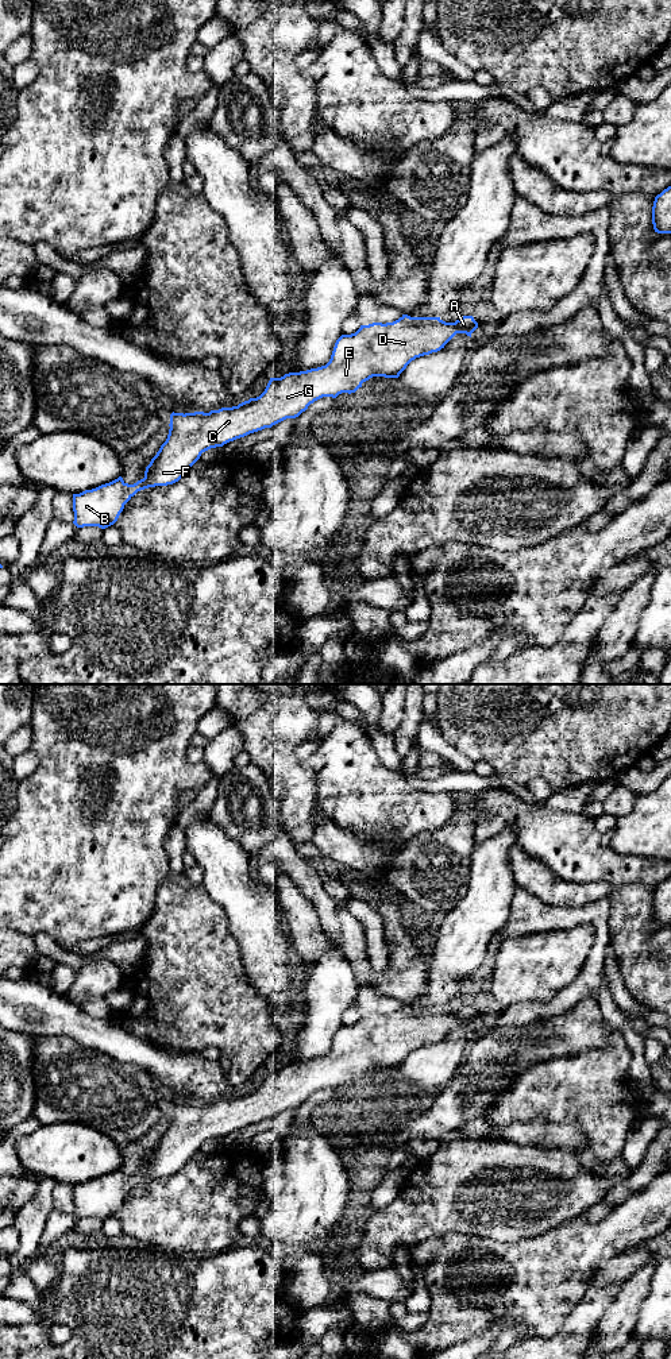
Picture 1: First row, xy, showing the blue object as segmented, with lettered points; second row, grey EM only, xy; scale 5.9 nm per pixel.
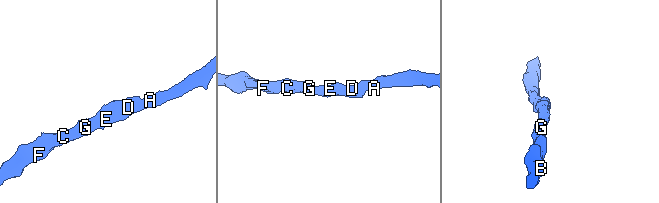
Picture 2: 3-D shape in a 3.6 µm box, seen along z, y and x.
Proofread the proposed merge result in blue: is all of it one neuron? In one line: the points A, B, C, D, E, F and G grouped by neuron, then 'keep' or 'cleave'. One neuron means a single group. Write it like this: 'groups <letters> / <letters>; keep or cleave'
groups A B C D E F G; keep

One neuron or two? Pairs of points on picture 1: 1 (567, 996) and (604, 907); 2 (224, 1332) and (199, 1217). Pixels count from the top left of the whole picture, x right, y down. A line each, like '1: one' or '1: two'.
1: one
2: two

